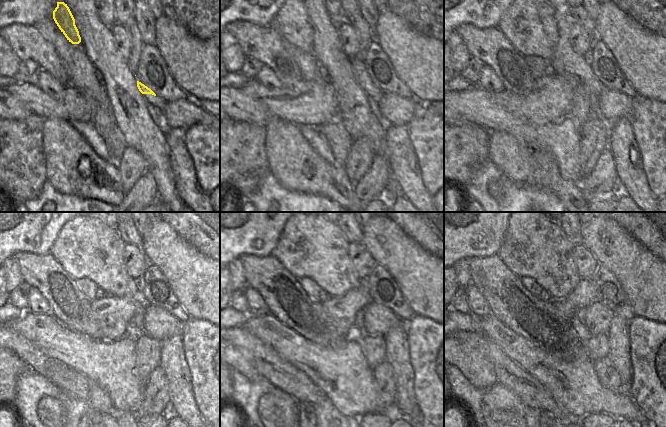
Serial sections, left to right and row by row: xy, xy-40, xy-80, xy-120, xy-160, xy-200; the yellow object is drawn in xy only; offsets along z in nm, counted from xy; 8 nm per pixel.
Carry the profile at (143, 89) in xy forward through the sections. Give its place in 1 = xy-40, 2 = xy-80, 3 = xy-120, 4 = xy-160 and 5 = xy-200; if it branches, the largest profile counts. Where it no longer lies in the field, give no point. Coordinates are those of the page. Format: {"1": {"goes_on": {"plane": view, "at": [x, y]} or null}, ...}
{"1": {"goes_on": {"plane": "xy-40", "at": [360, 74]}}, "2": {"goes_on": {"plane": "xy-80", "at": [520, 23]}}, "3": {"goes_on": {"plane": "xy-120", "at": [85, 247]}}, "4": {"goes_on": {"plane": "xy-160", "at": [310, 246]}}, "5": {"goes_on": {"plane": "xy-200", "at": [534, 245]}}}

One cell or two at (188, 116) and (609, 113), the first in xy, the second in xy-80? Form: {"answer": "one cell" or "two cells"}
{"answer": "one cell"}

